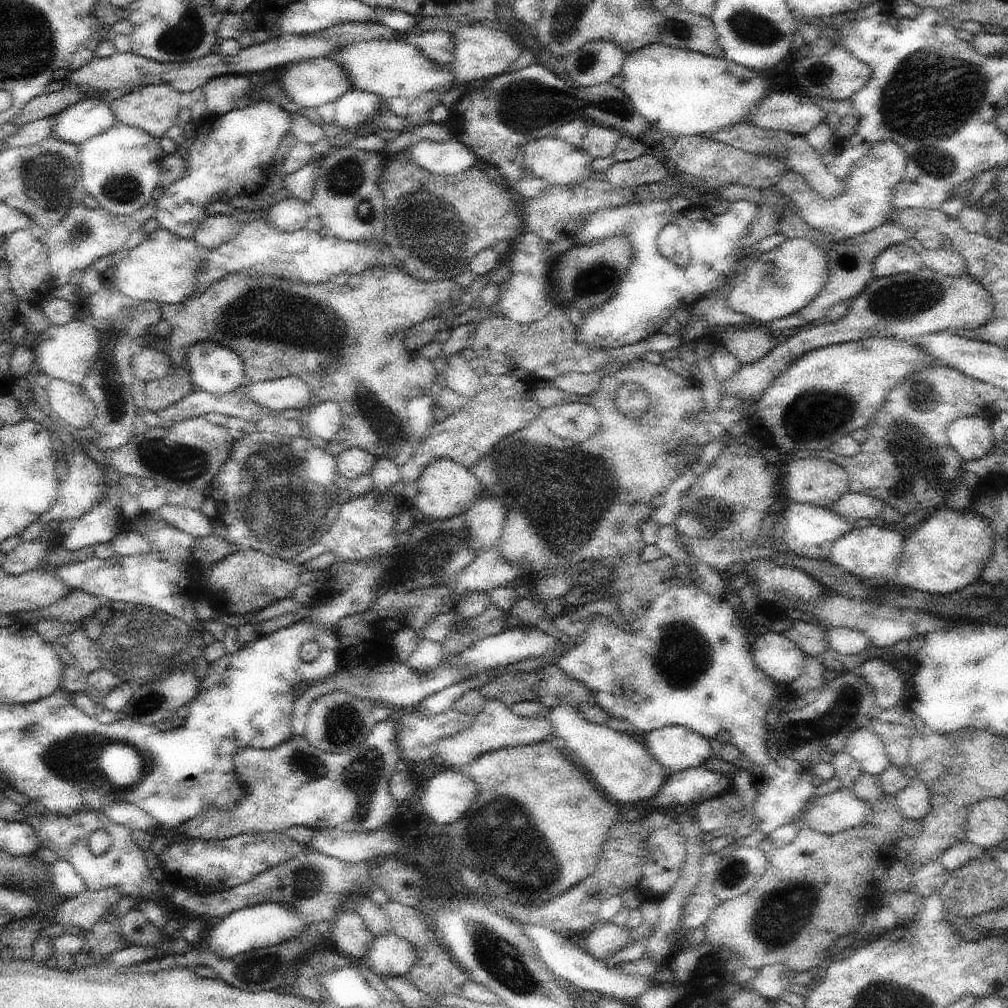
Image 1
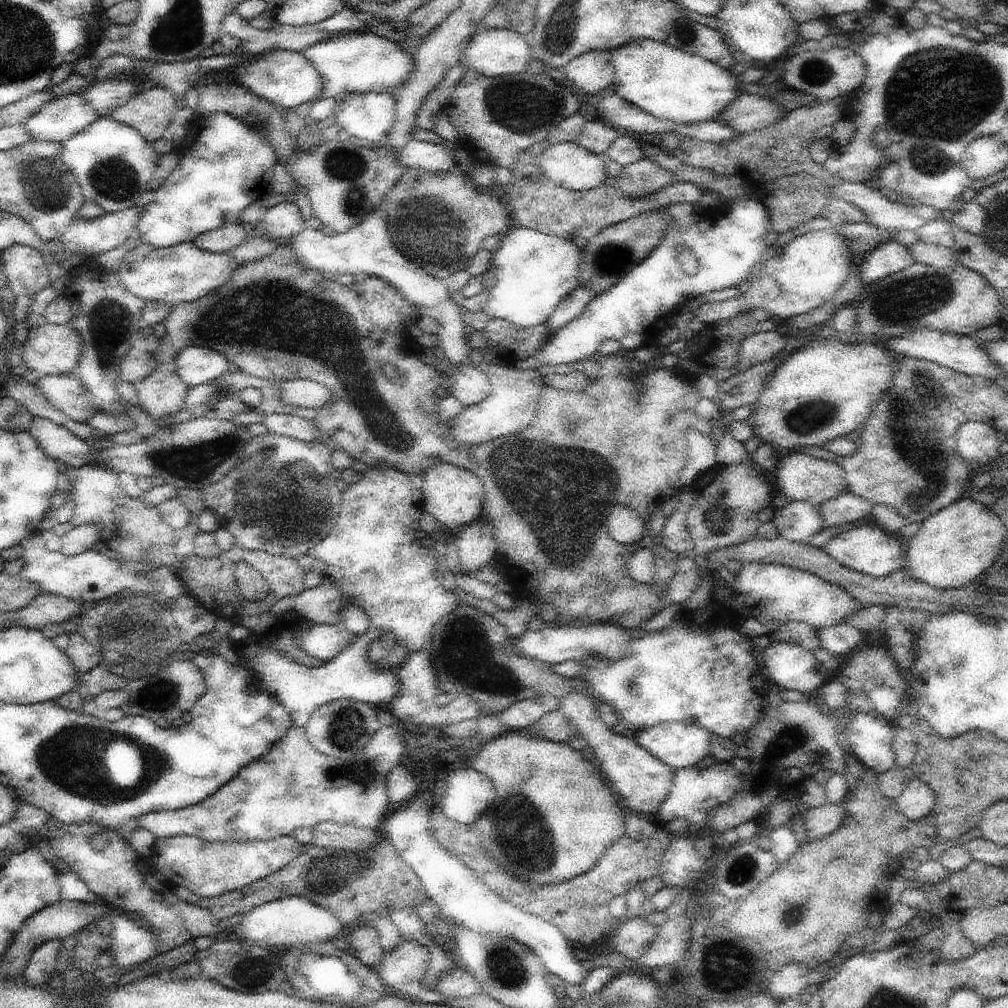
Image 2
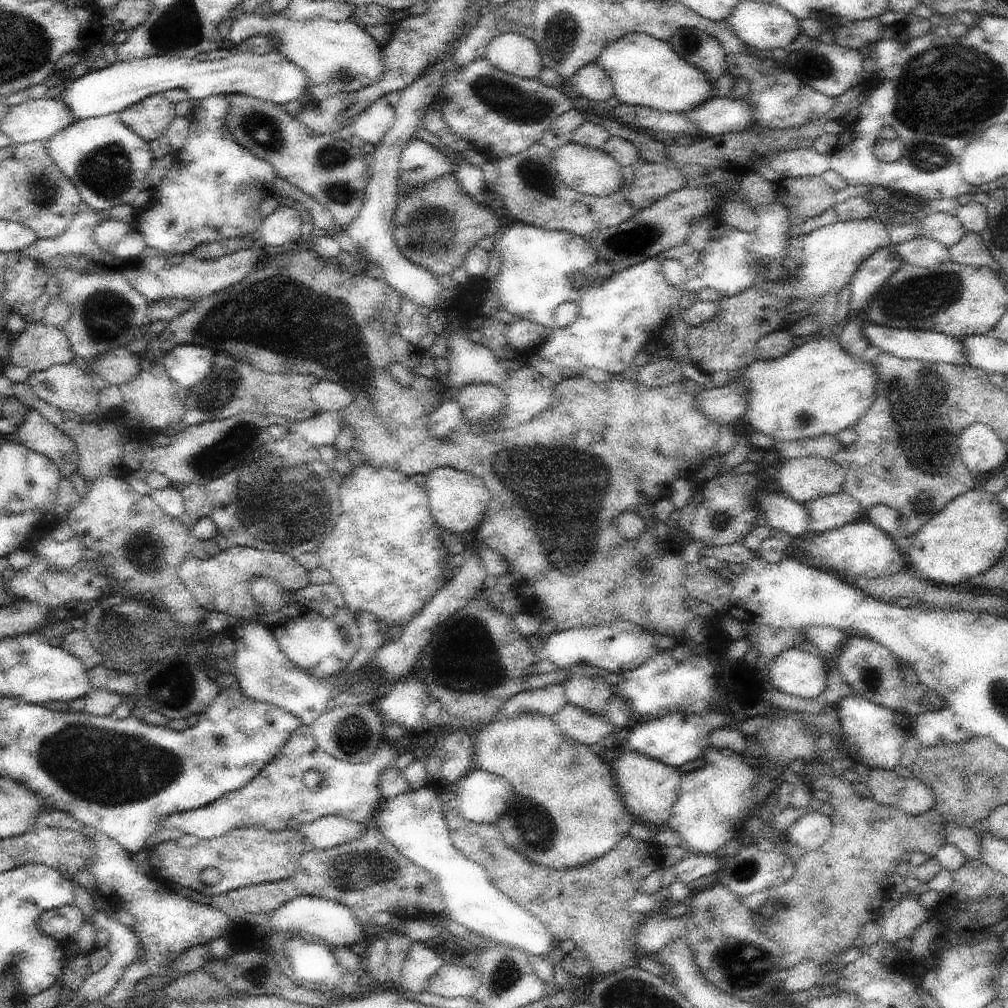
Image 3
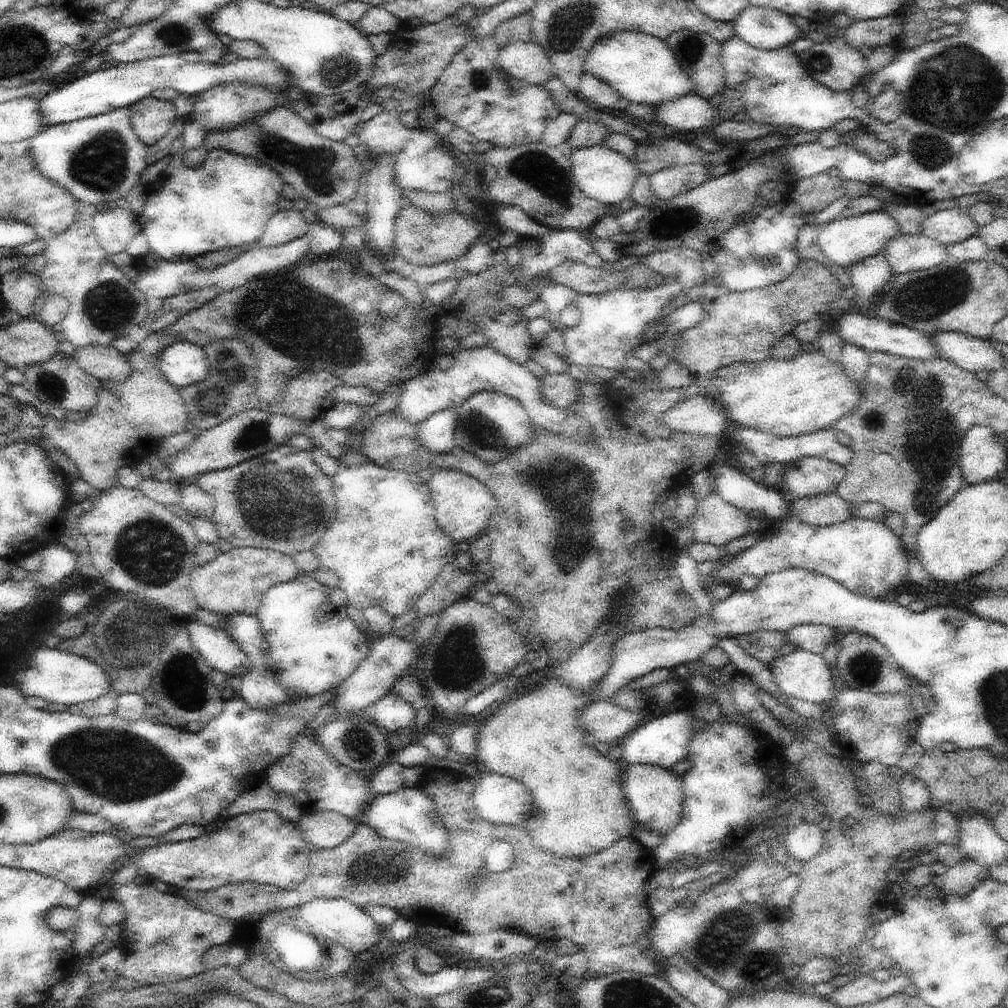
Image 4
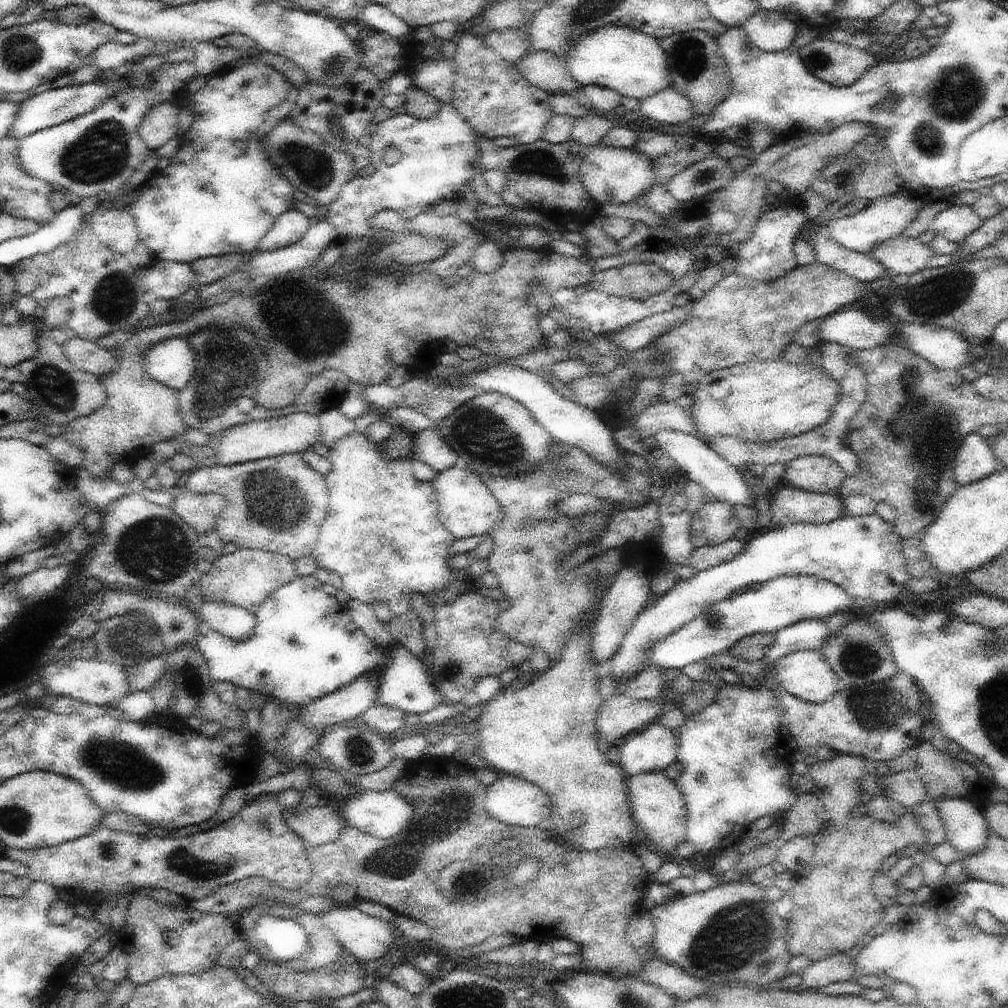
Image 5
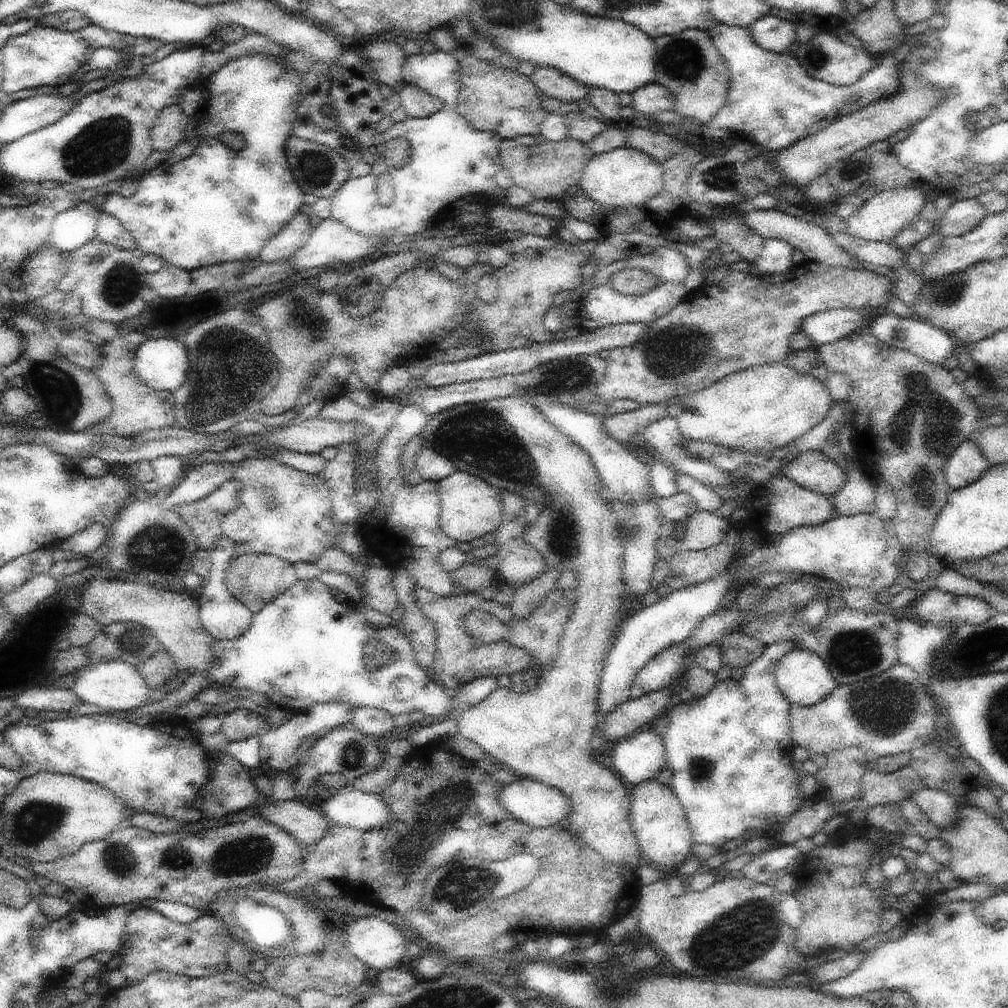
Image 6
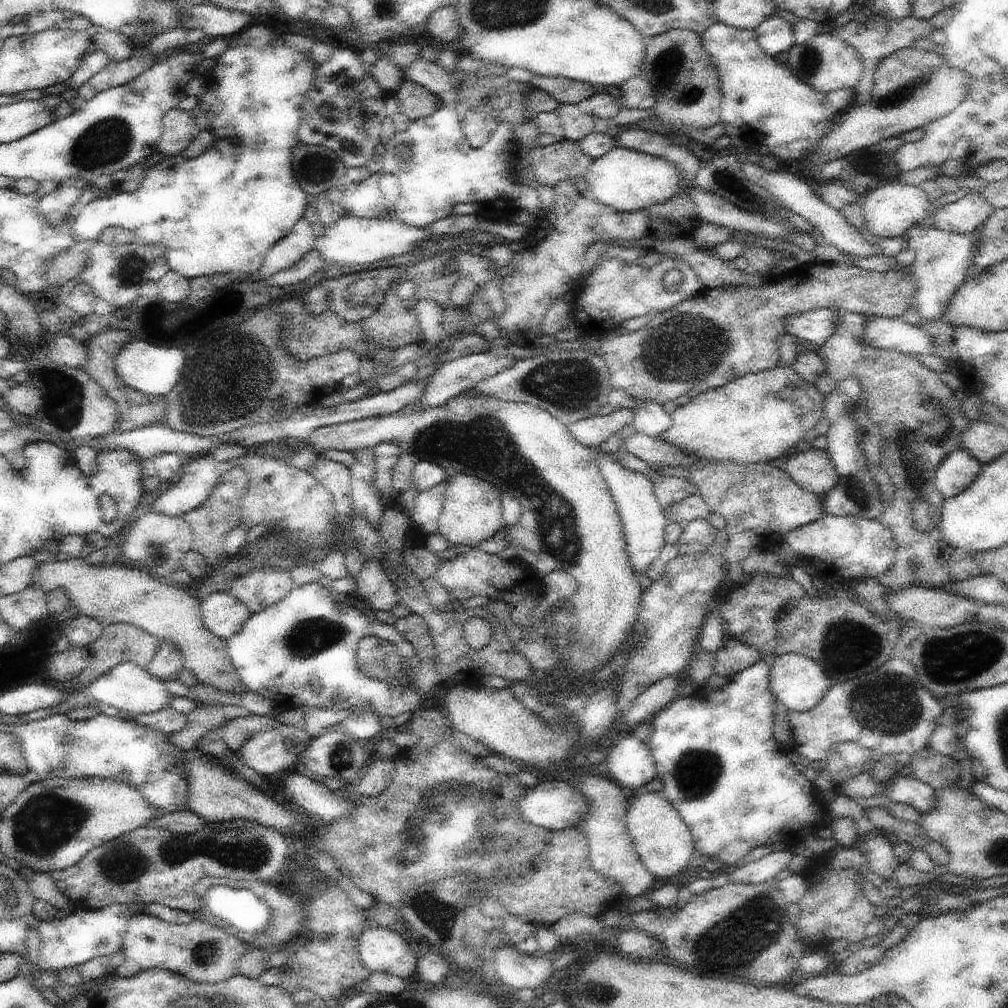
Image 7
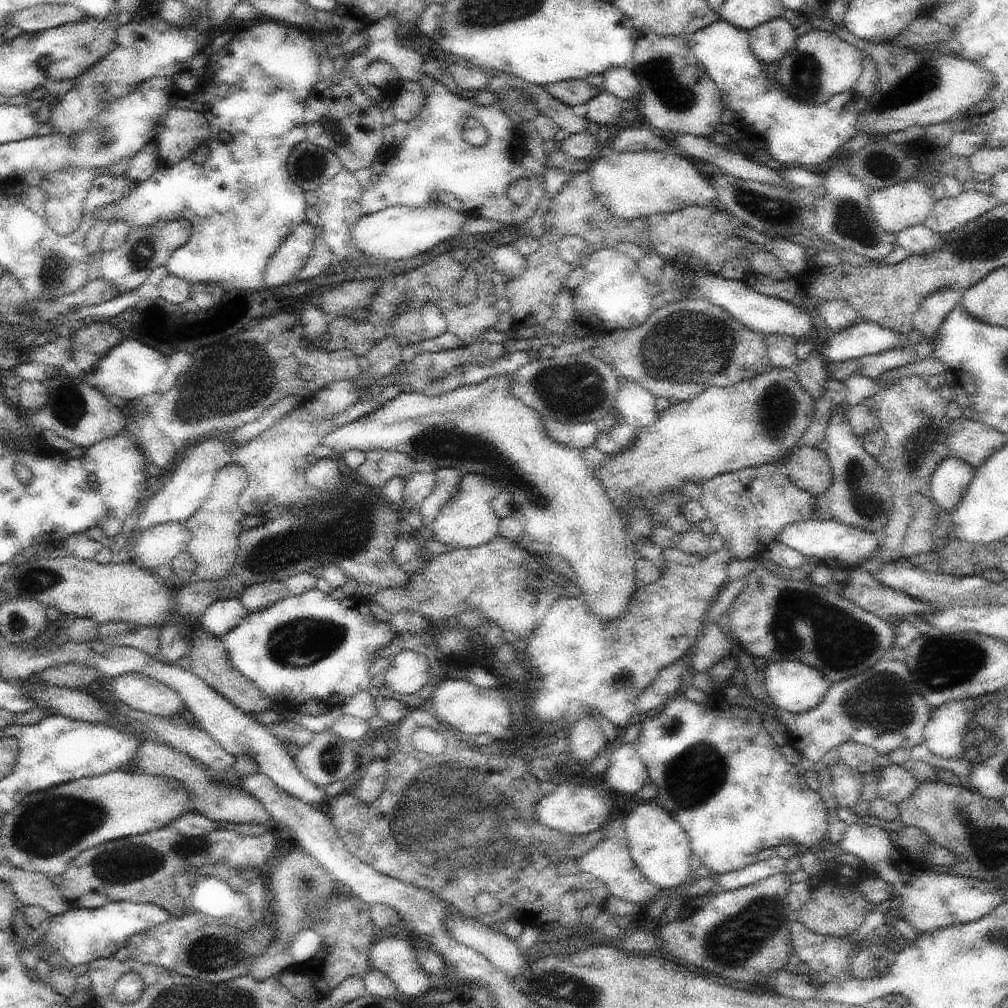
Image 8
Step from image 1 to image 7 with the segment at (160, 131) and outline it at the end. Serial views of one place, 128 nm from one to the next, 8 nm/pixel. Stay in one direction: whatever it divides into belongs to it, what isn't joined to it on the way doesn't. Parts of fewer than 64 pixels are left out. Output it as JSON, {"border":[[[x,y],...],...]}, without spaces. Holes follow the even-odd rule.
{"border":[[[179,106],[169,110],[162,122],[163,131],[161,140],[157,143],[157,151],[168,158],[181,155],[201,131],[195,116],[192,116],[191,112],[182,110]]]}

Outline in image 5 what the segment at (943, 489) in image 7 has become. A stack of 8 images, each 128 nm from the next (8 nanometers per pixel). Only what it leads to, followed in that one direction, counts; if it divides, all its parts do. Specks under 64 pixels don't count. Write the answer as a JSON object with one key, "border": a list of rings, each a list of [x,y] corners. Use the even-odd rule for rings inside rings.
{"border":[[[978,433],[969,434],[956,456],[954,472],[958,486],[978,482],[994,472],[1005,468],[996,458],[992,447]]]}

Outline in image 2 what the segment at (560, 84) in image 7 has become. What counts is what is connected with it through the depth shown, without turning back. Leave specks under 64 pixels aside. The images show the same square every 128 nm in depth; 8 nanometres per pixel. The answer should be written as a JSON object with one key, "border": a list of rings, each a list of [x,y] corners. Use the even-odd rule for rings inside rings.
{"border":[[[479,29],[463,51],[465,70],[485,76],[505,76],[530,71],[529,63],[532,59],[532,50],[528,38],[518,32],[507,29]]]}

